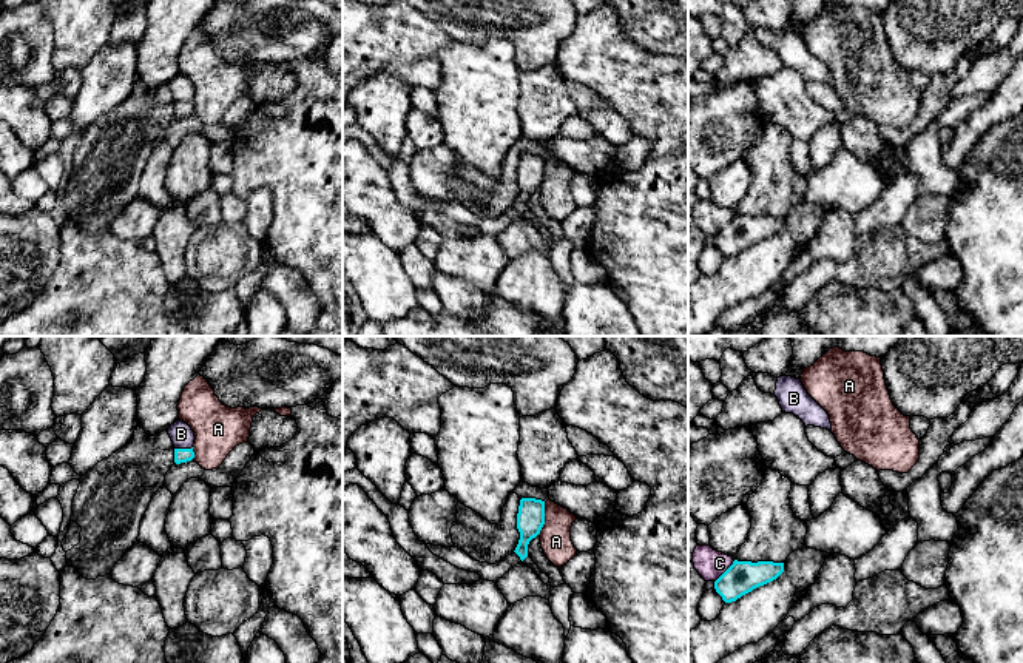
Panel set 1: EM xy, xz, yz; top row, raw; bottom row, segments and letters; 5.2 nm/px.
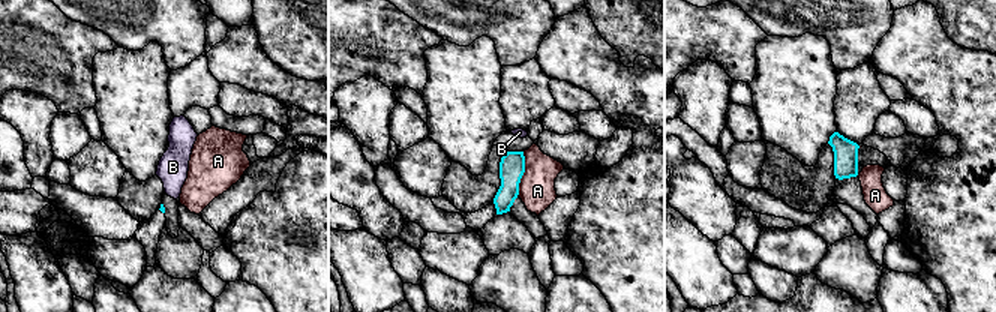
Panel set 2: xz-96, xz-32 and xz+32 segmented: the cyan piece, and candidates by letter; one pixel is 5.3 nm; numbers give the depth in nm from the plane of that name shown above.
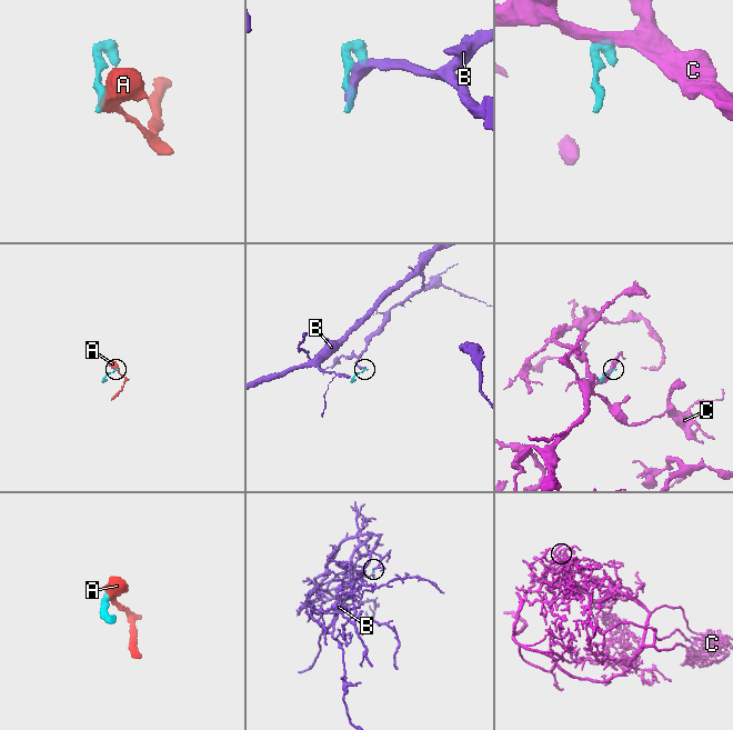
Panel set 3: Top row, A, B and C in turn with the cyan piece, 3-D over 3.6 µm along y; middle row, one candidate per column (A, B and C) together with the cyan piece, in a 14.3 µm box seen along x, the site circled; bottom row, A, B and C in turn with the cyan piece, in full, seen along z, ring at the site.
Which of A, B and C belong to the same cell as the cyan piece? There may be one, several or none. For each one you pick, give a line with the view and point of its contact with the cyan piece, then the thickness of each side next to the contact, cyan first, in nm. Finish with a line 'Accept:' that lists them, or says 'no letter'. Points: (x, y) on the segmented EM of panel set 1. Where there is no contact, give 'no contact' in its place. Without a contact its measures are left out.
Accept: no letter

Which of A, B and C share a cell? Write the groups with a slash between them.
A / B / C

